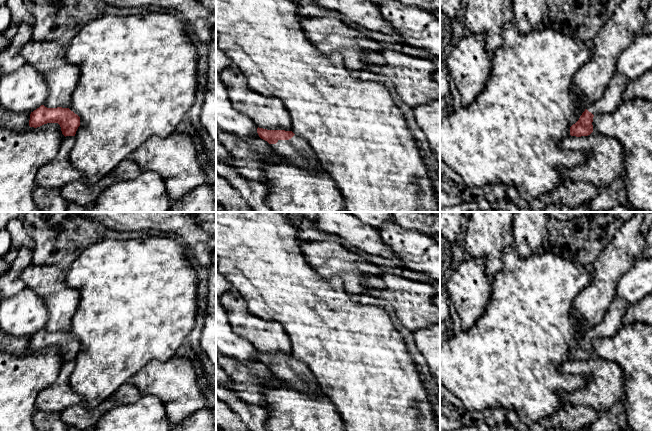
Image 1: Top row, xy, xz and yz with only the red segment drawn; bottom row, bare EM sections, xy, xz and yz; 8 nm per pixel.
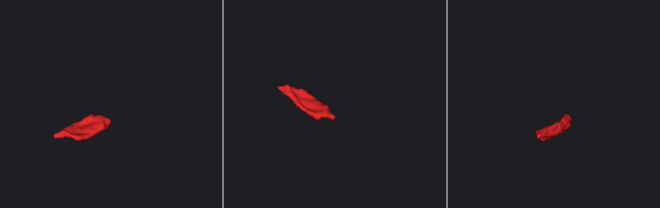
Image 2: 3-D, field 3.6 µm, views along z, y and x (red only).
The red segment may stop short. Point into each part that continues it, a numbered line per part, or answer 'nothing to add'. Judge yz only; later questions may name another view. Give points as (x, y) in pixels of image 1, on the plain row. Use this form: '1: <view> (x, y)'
1: yz (613, 319)

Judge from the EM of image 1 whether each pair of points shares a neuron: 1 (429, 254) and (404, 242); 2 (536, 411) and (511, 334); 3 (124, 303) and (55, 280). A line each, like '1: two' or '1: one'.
1: one
2: one
3: two

